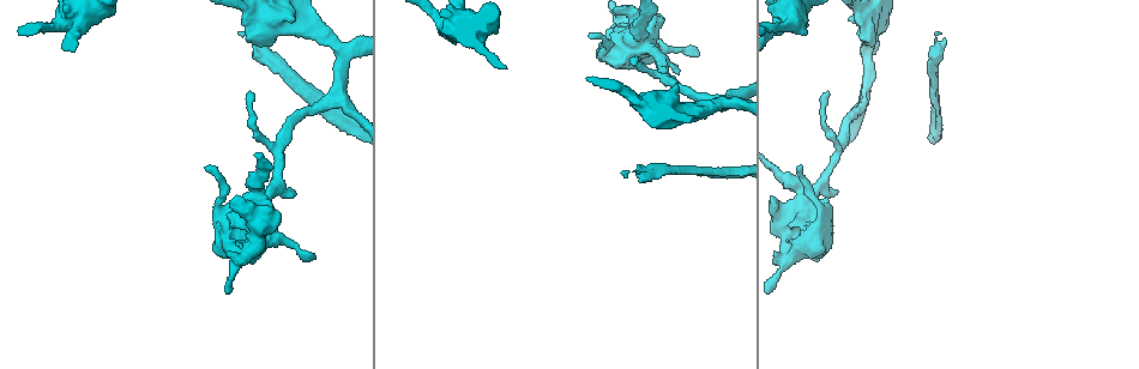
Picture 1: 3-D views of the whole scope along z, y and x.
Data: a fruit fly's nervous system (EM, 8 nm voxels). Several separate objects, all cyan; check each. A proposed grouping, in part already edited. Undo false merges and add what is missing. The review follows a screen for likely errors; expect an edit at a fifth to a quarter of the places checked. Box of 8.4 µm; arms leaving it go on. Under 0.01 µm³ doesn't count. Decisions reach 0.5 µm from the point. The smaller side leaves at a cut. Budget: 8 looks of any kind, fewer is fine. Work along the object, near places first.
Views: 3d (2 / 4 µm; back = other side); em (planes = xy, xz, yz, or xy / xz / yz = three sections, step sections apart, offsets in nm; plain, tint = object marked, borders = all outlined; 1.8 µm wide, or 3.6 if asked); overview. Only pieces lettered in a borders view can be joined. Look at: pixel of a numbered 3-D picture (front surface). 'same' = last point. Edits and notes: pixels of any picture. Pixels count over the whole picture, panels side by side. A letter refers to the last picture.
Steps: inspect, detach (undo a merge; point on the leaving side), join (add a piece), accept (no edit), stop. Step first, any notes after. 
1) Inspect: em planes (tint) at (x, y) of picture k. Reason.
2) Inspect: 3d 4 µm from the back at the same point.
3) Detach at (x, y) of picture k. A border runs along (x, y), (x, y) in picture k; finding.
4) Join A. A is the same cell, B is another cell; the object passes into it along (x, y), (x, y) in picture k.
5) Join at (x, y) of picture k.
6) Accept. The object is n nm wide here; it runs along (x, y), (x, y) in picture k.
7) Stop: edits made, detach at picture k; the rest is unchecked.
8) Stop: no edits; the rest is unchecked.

Inspect: em 3.6 µm planes (borders) at (644, 44) of picture 1. Two arms at a narrow angle.

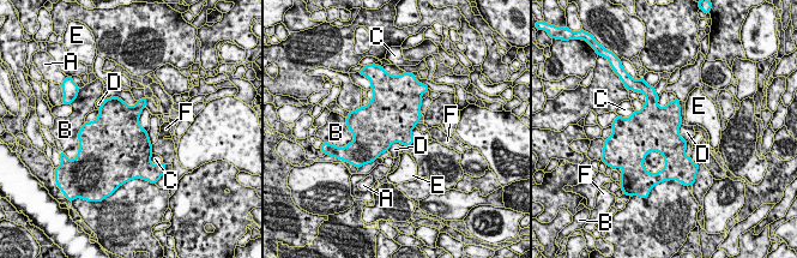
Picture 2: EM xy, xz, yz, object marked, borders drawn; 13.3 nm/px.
Accept. A, B, C, D, E and F are other cells; a border runs along (405, 145), (393, 143), (387, 150) in picture 2; one cell here.

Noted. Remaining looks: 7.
Inspect: 3d 4 µm at (464, 15) of picture 1. Calibre changes.

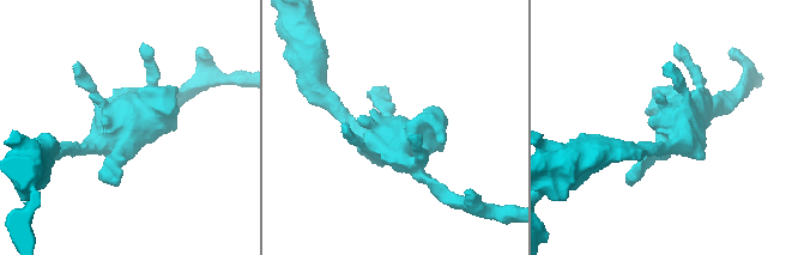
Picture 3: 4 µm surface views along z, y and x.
Inspect: em 3.6 µm yz step 4 (tint) at (128, 138) of picture 3. Need the tissue.

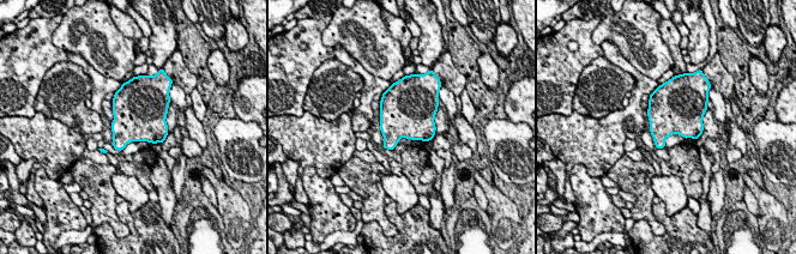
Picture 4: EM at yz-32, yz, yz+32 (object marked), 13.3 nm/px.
Inspect: em 3.6 µm planes (borders) at the same point. Cut it another way.

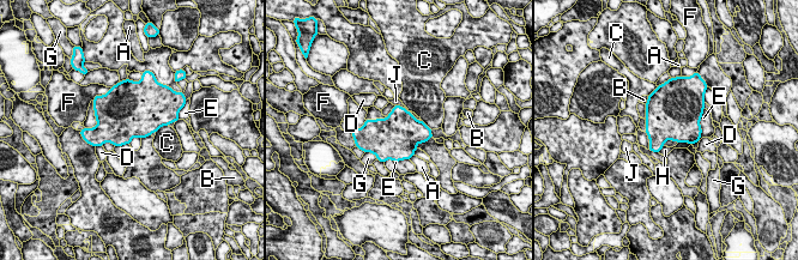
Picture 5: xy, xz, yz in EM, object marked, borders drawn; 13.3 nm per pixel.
Accept. A, B, C, D, E, F, G, H and J are other cells; a border runs along (678, 141), (691, 144) in picture 5; all the same cell.

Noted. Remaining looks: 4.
Inspect: 3d 2 µm at (934, 39) of picture 1. End of a long branch.

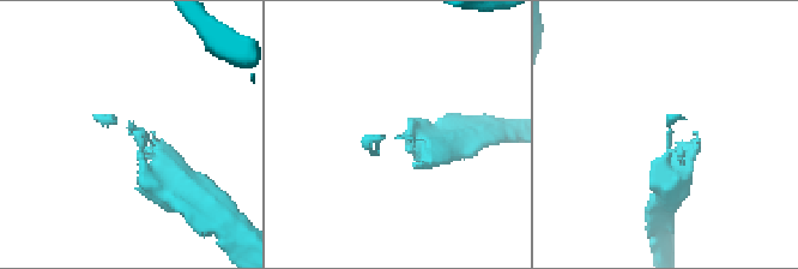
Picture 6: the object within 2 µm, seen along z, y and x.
Inspect: em planes (plain) at (396, 138) of picture 6.

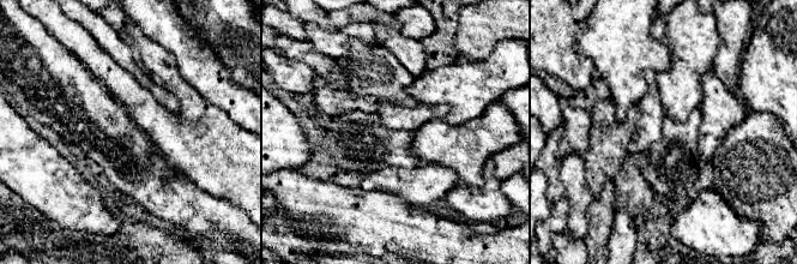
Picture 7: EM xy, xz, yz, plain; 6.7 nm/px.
Inspect: em planes (borders) at the same point. See the neighbours.

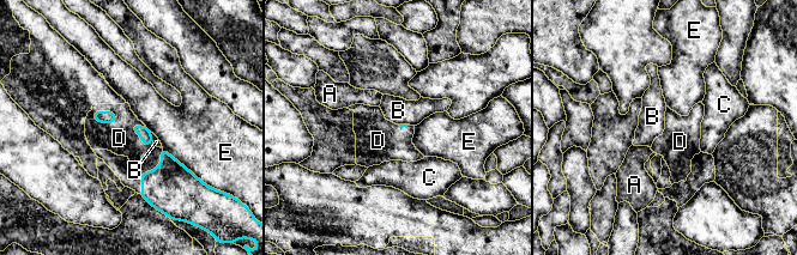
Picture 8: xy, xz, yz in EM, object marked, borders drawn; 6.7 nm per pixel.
Join D. The longest contact is with E, 300 nm; D is the same cell, A, B, C and E are other cells; the cell continues.

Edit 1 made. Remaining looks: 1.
Stop: edits made, join at picture 8; the rest is unchecked.

